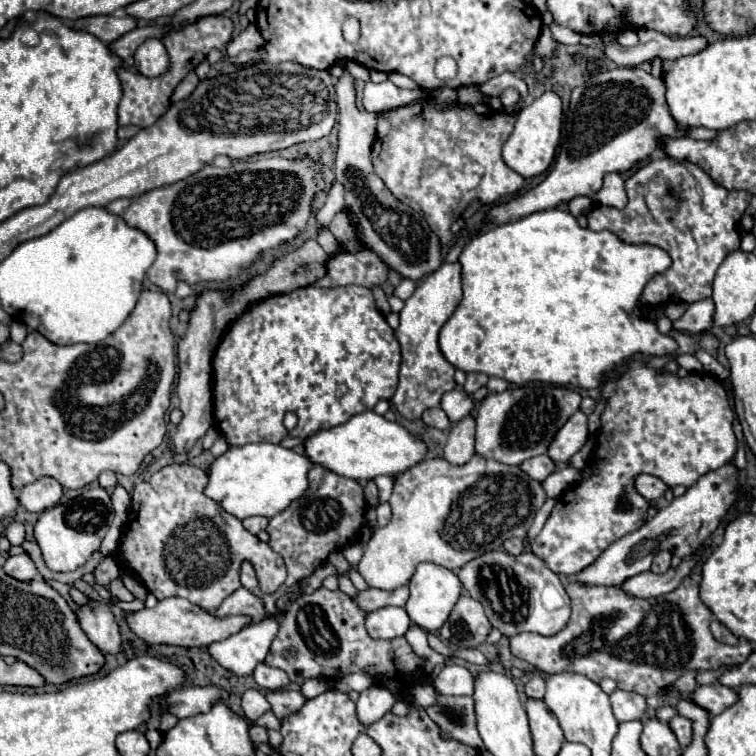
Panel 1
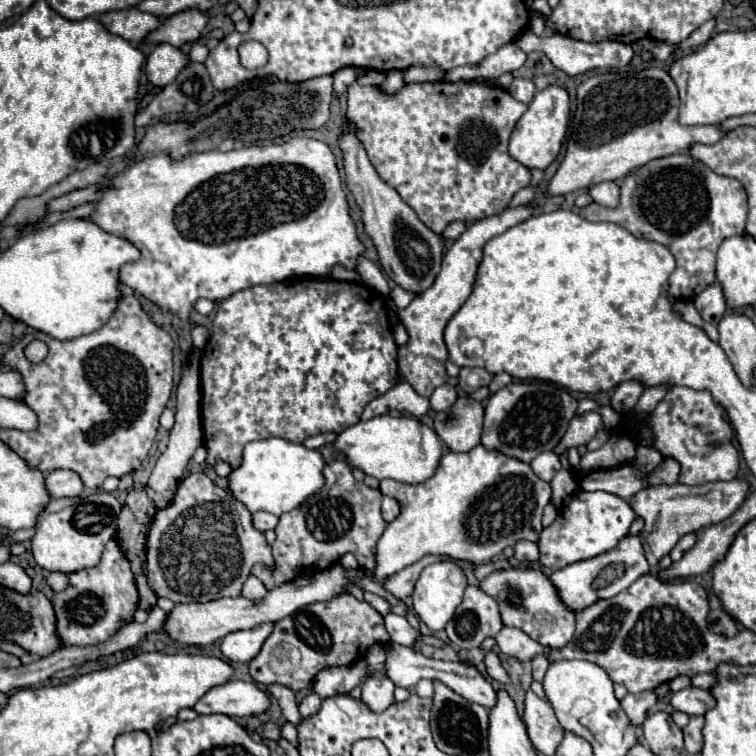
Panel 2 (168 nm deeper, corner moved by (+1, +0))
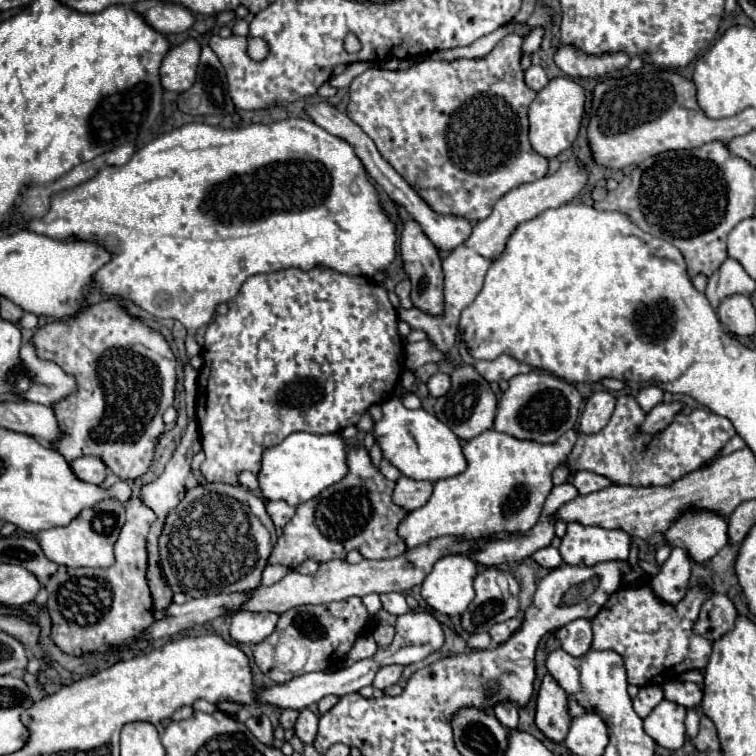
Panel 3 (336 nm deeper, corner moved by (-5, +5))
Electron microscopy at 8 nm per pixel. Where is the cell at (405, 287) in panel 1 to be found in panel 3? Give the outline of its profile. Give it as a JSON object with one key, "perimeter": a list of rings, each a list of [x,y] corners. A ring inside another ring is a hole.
{"perimeter":[[[404,279],[404,281],[400,281],[396,285],[396,295],[400,297],[400,305],[404,309],[410,309],[412,307],[412,301],[410,301],[410,281],[408,279]]]}

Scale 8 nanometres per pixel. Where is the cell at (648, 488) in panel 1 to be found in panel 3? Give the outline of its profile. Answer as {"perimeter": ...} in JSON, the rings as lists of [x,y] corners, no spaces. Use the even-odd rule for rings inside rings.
{"perimeter":[[[578,471],[572,483],[576,485],[580,495],[588,495],[588,493],[594,493],[594,491],[600,491],[600,489],[612,485],[612,481],[608,481],[608,477],[600,477],[598,473],[588,473],[588,471]]]}

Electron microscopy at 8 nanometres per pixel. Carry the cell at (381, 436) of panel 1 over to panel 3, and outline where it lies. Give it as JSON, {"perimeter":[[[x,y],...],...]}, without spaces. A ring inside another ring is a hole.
{"perimeter":[[[398,395],[382,403],[382,419],[376,421],[372,433],[382,449],[386,461],[390,461],[404,477],[416,481],[448,479],[466,469],[466,459],[458,437],[424,409],[406,409]]]}

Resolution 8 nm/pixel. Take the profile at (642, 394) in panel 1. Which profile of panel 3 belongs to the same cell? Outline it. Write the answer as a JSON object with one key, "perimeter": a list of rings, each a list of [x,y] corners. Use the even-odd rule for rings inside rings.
{"perimeter":[[[568,523],[560,543],[560,555],[568,565],[596,565],[610,559],[628,559],[630,535],[622,529]]]}

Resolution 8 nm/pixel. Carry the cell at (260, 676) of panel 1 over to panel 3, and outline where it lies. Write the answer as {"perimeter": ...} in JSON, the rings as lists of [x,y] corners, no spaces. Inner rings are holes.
{"perimeter":[[[300,709],[296,725],[294,725],[294,731],[300,737],[300,741],[312,743],[316,737],[316,729],[318,729],[318,717],[310,709]]]}

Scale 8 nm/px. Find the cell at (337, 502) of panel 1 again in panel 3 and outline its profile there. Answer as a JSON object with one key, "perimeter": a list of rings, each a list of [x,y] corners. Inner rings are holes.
{"perimeter":[[[362,445],[348,449],[346,465],[348,465],[348,473],[342,481],[338,481],[332,487],[324,489],[316,499],[306,501],[306,503],[296,507],[296,515],[284,527],[284,535],[274,545],[274,551],[268,559],[270,565],[278,563],[278,565],[284,565],[288,569],[296,569],[306,559],[312,559],[316,563],[324,563],[324,561],[332,561],[332,559],[346,559],[346,553],[352,551],[352,549],[360,551],[366,559],[392,559],[392,557],[398,557],[400,553],[406,551],[404,541],[396,535],[396,527],[406,517],[406,511],[392,503],[394,483],[390,483],[372,465],[370,455]]]}

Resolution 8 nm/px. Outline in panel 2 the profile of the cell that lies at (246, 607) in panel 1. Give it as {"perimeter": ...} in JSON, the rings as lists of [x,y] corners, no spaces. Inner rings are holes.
{"perimeter":[[[250,576],[250,578],[246,580],[246,584],[244,584],[242,596],[246,596],[246,598],[264,598],[266,592],[268,592],[268,590],[264,588],[264,584],[262,584],[256,576]]]}

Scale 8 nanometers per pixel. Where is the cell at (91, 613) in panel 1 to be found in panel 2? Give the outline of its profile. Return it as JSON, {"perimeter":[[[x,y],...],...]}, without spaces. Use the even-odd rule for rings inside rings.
{"perimeter":[[[110,540],[102,554],[102,562],[96,568],[68,574],[68,588],[56,592],[52,598],[56,612],[56,634],[62,646],[90,646],[106,642],[118,628],[134,618],[138,608],[138,590],[130,560],[124,556],[120,544]]]}

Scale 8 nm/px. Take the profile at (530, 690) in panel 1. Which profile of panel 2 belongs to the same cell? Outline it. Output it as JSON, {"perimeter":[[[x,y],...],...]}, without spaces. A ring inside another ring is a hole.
{"perimeter":[[[538,654],[532,658],[532,666],[534,666],[534,680],[542,682],[544,680],[544,672],[548,668],[550,660],[548,660],[548,654]]]}

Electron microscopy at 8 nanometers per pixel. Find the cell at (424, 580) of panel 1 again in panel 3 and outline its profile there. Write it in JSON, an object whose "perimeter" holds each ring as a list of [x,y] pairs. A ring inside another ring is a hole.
{"perimeter":[[[446,555],[442,559],[438,559],[432,567],[432,571],[426,575],[426,579],[422,581],[422,599],[438,613],[454,617],[464,613],[464,609],[470,605],[470,601],[474,599],[474,589],[472,589],[472,581],[478,573],[478,567],[472,559],[468,559],[466,555]]]}

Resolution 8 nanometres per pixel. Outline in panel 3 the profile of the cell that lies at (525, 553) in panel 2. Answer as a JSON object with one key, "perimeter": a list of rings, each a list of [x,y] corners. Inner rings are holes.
{"perimeter":[[[552,545],[538,549],[538,551],[532,555],[532,559],[534,559],[538,565],[546,567],[546,569],[554,569],[554,567],[562,565],[562,557],[560,557],[558,549],[552,547]]]}

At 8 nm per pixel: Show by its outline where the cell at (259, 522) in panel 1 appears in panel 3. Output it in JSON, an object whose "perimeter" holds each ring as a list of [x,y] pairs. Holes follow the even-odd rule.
{"perimeter":[[[268,501],[266,503],[266,511],[268,511],[268,515],[270,515],[270,519],[274,521],[276,527],[284,527],[292,519],[292,515],[294,515],[296,509],[290,507],[284,501]]]}

